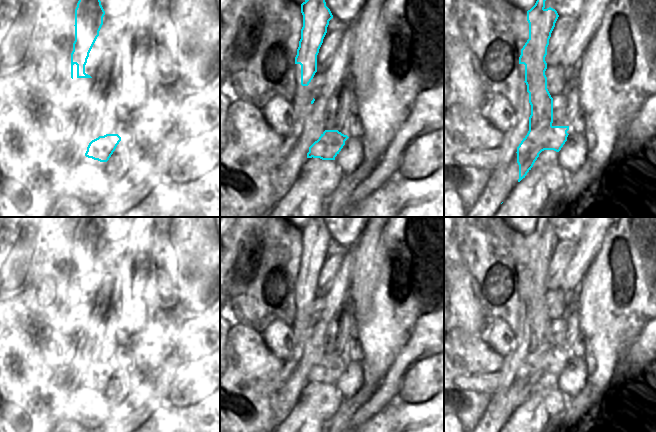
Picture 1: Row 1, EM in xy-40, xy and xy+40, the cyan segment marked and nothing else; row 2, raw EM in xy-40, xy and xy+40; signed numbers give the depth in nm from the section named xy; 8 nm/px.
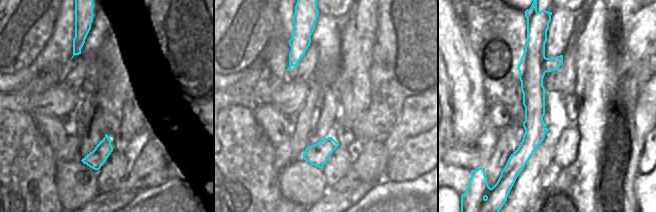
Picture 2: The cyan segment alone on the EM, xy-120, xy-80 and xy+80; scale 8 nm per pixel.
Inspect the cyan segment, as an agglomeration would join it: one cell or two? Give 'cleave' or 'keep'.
cleave

